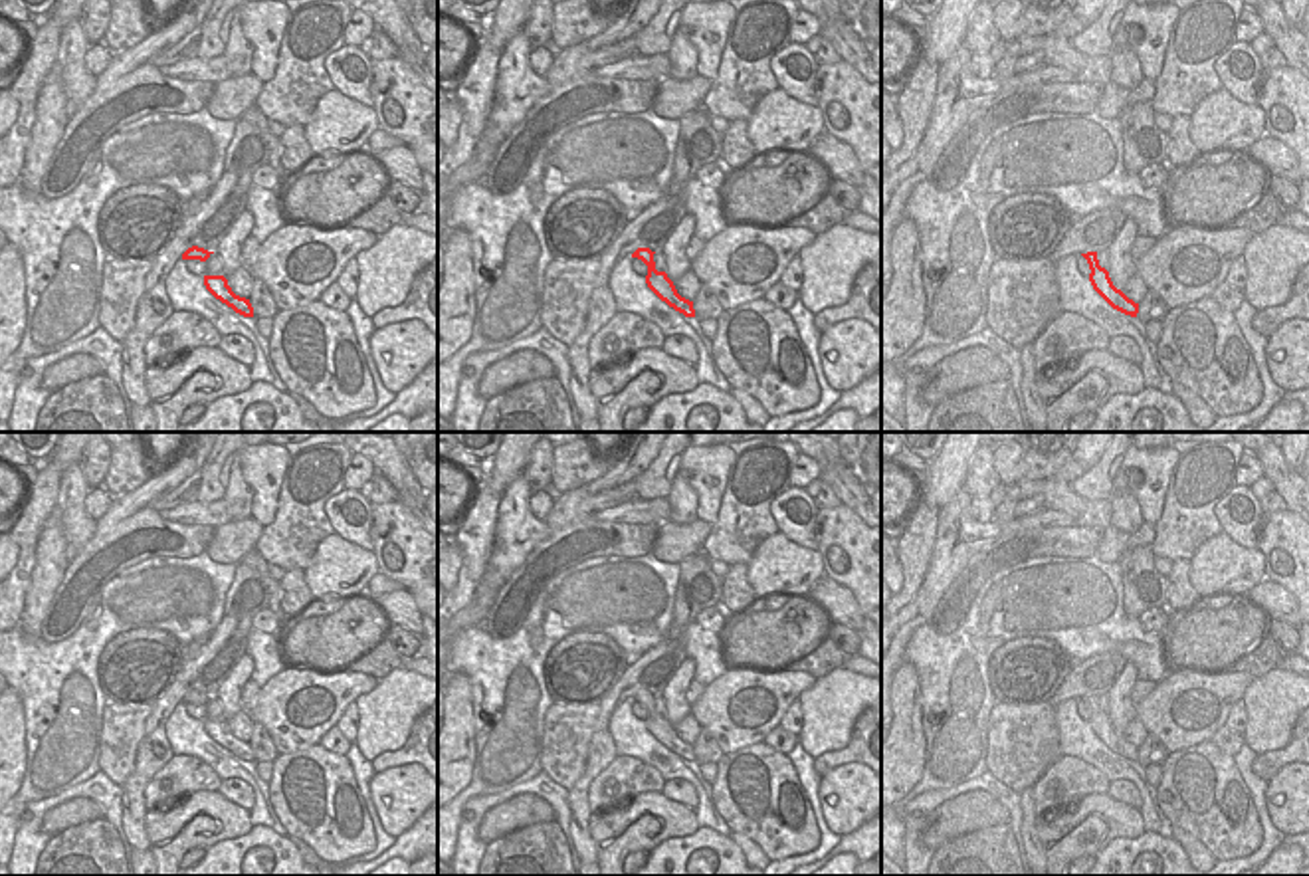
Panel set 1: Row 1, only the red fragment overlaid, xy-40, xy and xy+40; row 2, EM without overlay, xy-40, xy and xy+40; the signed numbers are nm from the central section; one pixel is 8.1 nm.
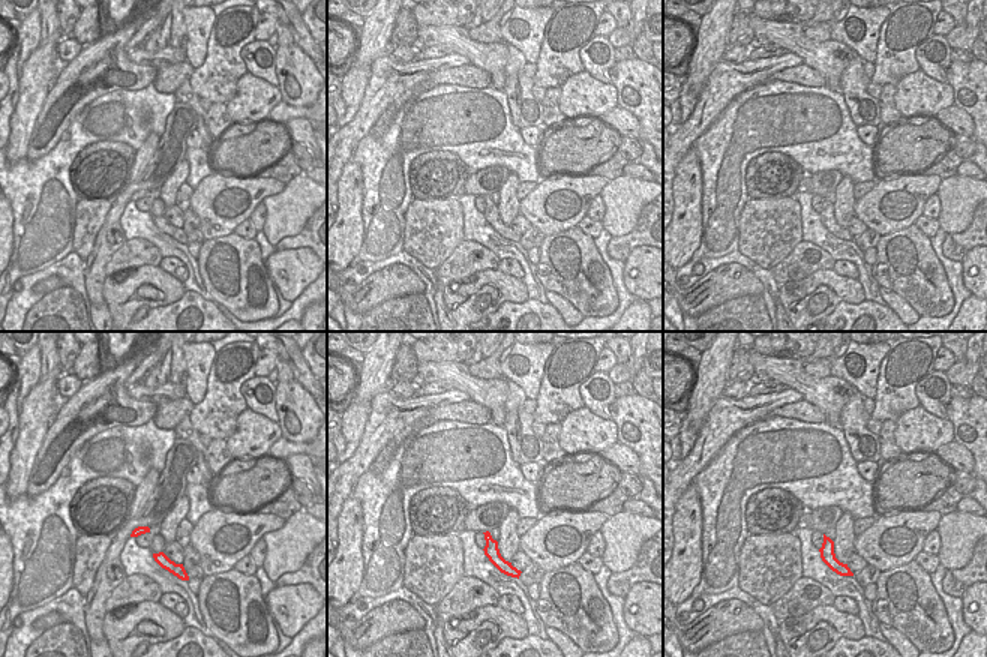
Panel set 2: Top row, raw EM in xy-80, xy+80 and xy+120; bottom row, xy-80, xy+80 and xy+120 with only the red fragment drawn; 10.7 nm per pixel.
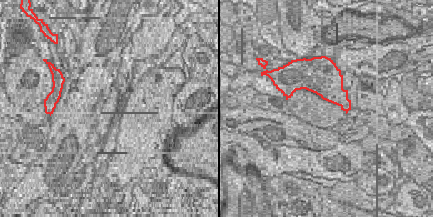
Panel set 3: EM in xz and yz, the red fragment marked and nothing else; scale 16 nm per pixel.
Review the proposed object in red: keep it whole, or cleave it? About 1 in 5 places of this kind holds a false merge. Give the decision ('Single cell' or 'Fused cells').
Single cell

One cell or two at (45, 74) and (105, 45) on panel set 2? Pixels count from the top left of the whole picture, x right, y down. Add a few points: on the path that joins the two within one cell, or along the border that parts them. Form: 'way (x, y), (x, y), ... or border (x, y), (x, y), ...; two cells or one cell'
border (63, 63), (47, 96); two cells

